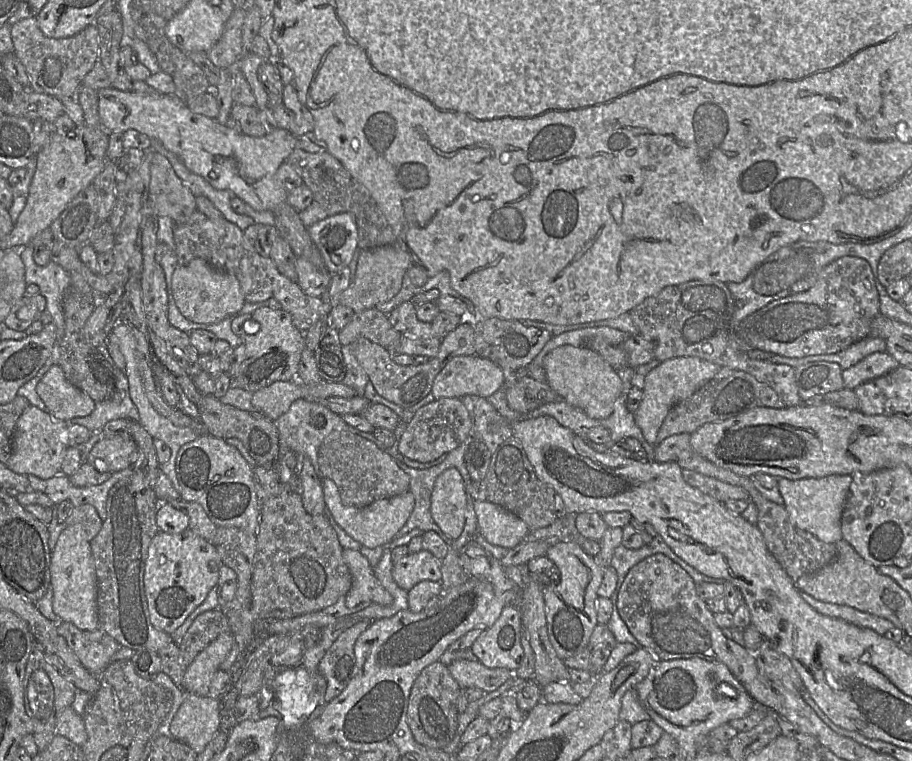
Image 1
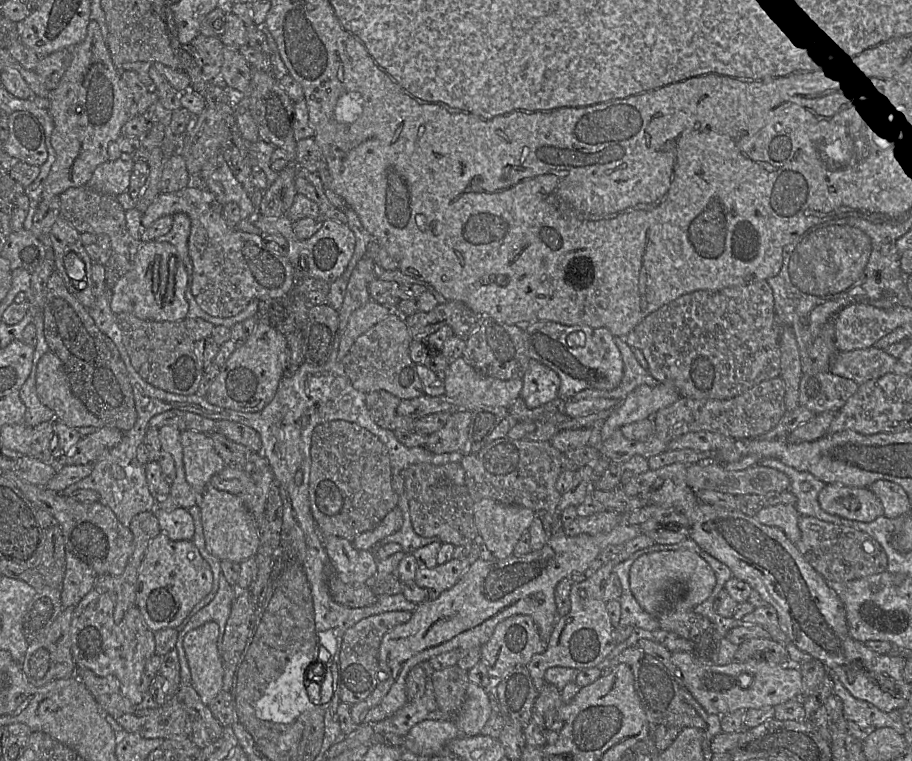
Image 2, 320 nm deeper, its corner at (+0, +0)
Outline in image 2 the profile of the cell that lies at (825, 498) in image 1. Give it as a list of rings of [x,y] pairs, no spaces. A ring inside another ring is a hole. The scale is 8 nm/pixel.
[[[826,484],[818,501],[827,513],[848,520],[869,523],[883,516],[881,501],[869,488]]]

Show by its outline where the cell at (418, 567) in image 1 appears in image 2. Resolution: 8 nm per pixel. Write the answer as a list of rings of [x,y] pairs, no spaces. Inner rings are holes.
[[[452,558],[434,568],[421,568],[416,571],[416,584],[428,591],[428,600],[437,599],[440,594],[453,587],[470,567],[467,558]]]

